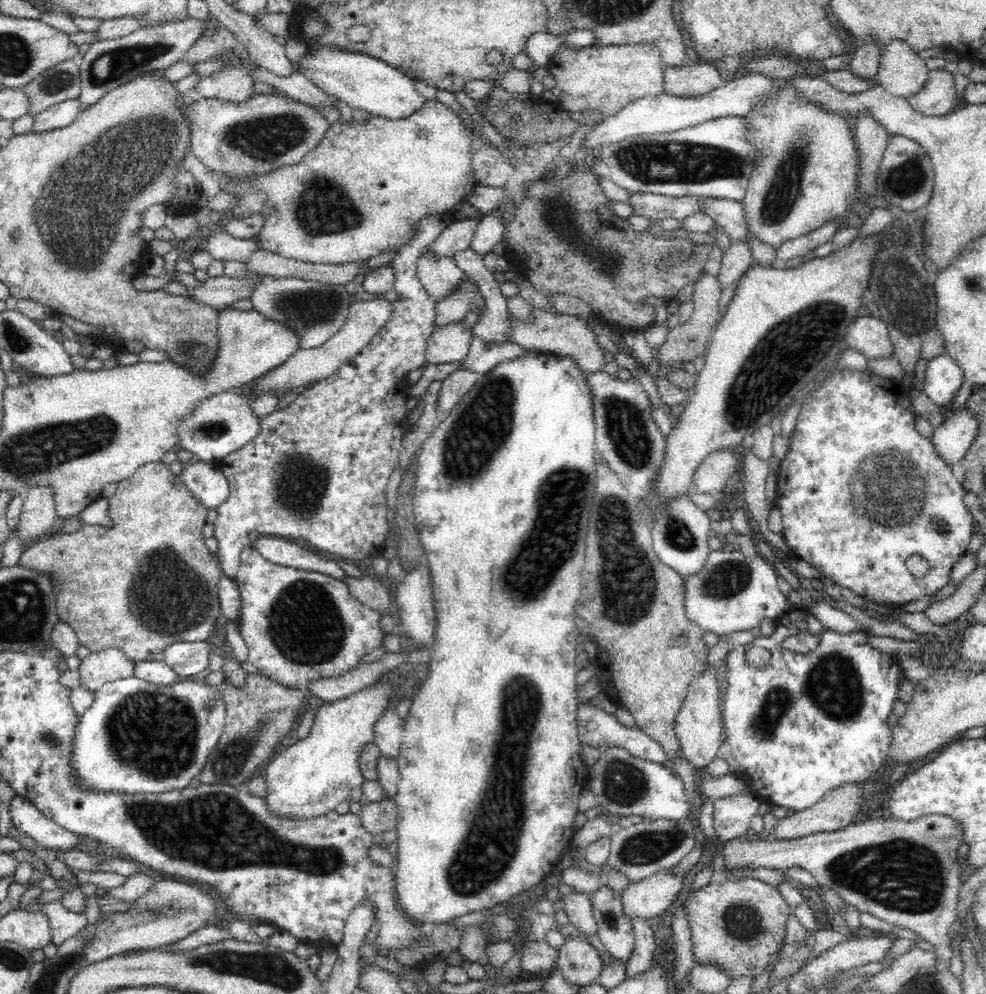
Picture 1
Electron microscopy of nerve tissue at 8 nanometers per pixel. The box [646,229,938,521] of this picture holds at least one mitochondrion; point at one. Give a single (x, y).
(764, 375)

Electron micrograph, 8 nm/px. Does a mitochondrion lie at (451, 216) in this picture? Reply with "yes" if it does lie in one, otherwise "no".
no

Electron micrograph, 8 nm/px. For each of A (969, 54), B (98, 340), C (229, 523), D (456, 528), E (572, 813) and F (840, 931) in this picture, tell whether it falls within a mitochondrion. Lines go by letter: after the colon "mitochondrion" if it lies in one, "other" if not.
A: other
B: other
C: other
D: other
E: other
F: other

